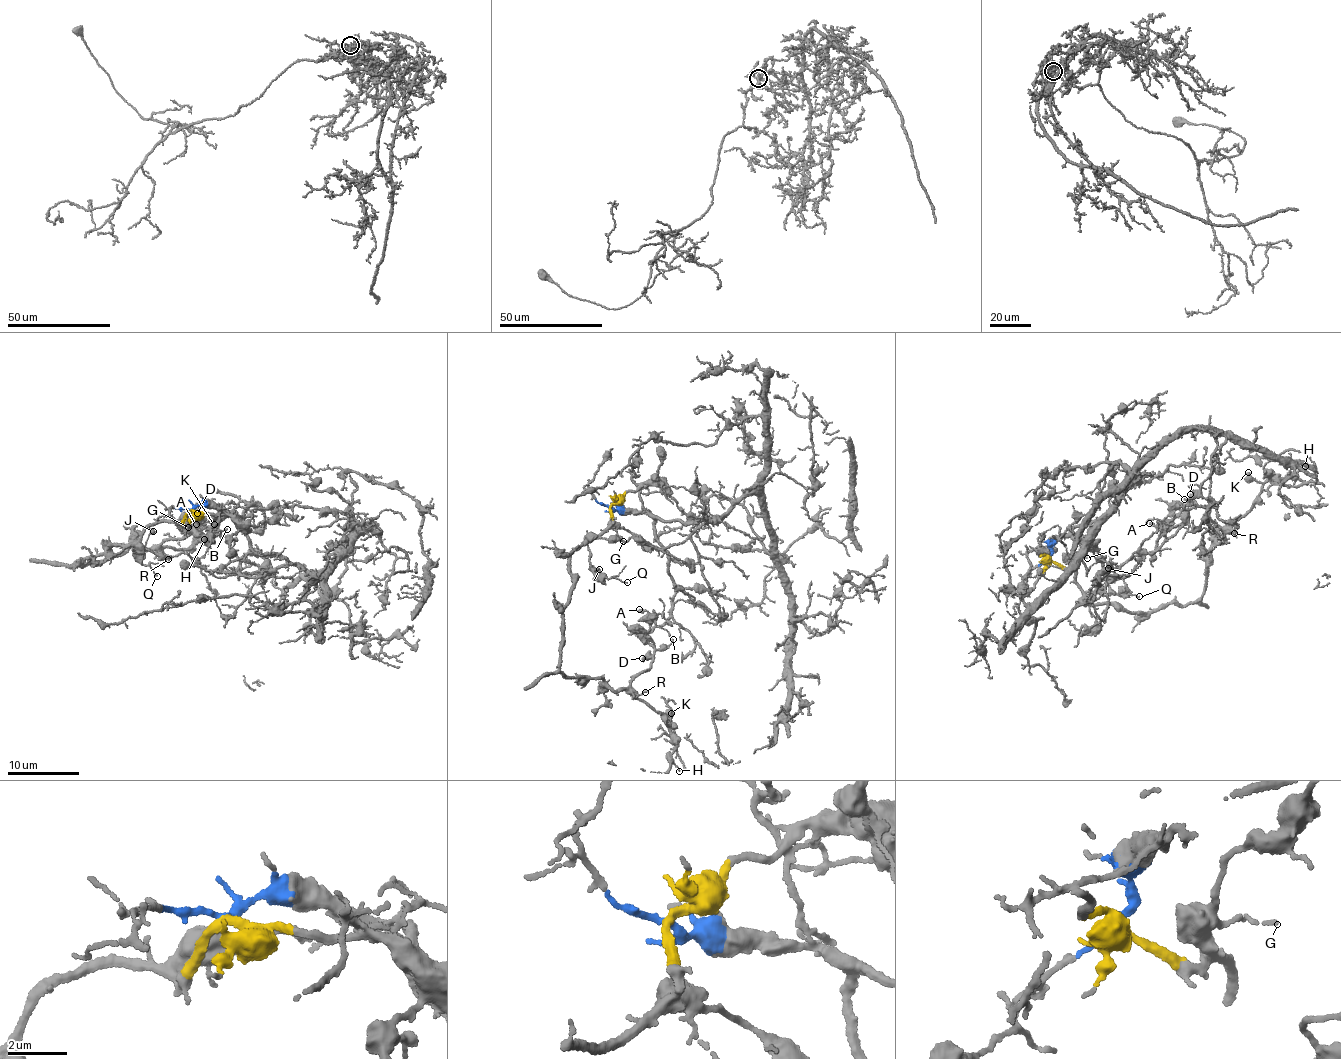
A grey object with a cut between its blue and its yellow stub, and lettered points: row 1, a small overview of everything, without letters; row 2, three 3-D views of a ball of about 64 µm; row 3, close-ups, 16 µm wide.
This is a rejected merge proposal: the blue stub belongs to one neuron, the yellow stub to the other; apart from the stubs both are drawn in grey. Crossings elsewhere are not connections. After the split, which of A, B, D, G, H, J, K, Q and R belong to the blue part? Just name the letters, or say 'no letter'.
no letter

